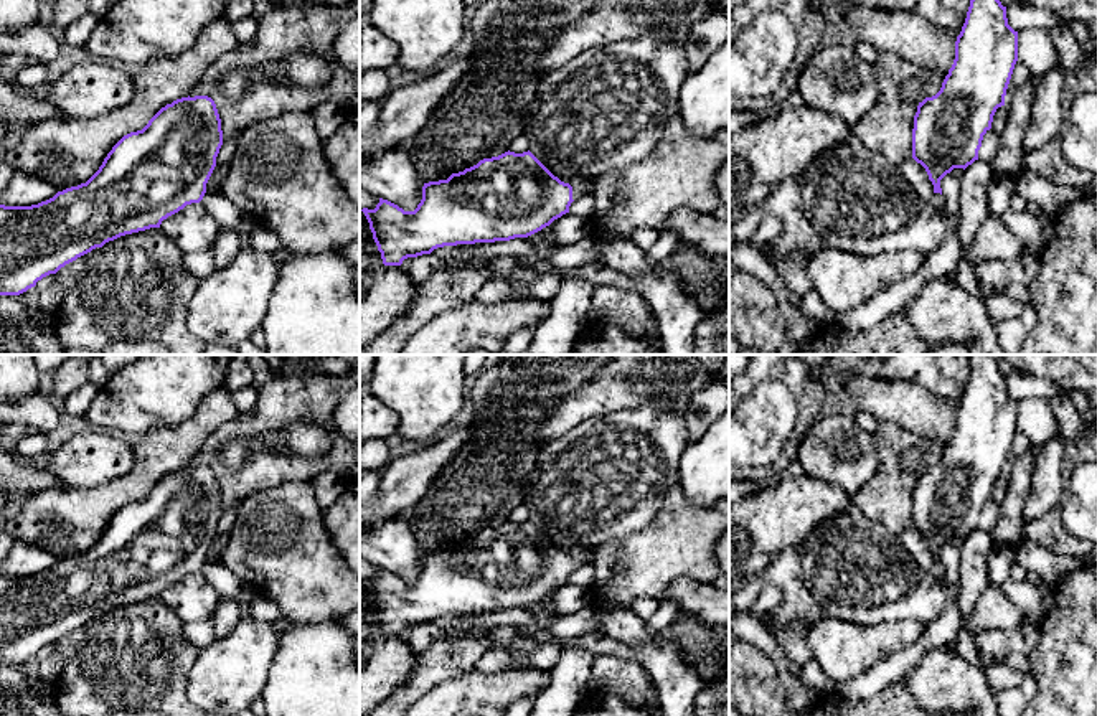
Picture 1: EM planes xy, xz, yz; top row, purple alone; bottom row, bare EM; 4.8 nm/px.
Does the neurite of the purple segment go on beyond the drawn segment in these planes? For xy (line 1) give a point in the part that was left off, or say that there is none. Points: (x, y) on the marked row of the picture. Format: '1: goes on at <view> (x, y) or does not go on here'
1: goes on at xy (221, 210)

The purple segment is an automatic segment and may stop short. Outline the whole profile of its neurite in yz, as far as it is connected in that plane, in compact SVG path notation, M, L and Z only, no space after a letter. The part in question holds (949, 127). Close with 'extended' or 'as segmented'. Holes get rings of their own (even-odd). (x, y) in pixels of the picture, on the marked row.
M970 0L965 23L955 41L955 59L940 91L917 106L912 129L912 158L920 163L934 185L930 205L945 208L940 180L953 168L967 168L978 160L983 135L993 115L1005 106L1006 89L1018 61L1018 31L1008 25L1006 7L1000 0Z; extended

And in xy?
M208 96L181 97L162 107L142 130L124 135L86 183L58 191L38 205L0 205L0 295L20 295L120 236L160 228L163 219L191 203L201 203L219 228L247 238L257 221L221 191L206 191L221 145L214 101Z; extended

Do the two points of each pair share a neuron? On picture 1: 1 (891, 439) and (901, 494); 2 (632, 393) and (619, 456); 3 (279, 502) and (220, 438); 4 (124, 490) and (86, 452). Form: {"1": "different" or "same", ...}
{"1": "same", "2": "different", "3": "different", "4": "different"}

